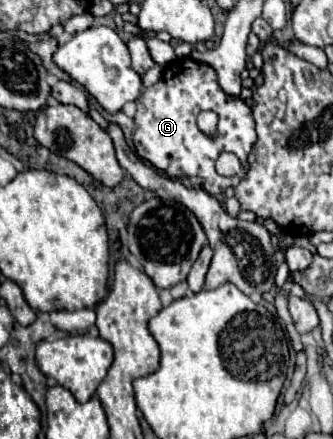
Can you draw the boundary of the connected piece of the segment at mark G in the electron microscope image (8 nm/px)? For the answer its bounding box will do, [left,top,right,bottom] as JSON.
[132,58,256,194]

